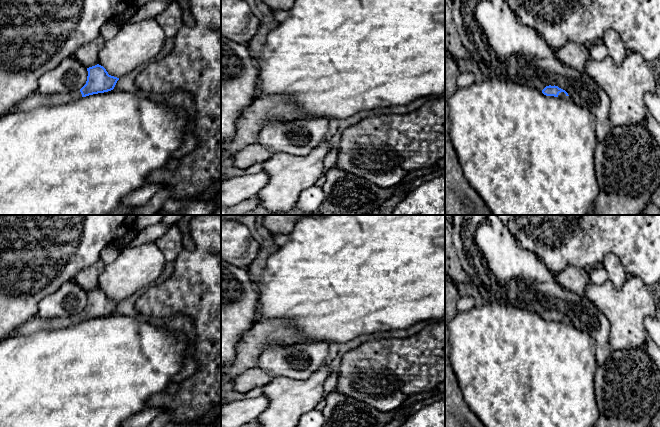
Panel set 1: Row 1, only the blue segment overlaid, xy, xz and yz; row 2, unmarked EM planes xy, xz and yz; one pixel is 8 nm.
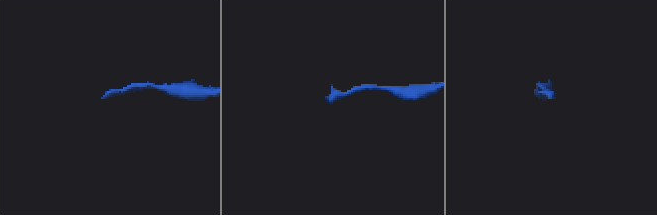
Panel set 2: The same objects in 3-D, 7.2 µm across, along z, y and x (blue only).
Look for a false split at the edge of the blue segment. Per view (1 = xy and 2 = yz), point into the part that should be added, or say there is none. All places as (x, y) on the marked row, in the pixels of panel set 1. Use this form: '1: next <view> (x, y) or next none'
1: next xy (36, 100)
2: next yz (561, 95)

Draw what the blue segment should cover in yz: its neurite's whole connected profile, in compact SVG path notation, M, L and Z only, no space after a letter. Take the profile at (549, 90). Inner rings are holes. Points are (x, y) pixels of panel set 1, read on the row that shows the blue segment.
M546 86L543 90L542 93L546 96L554 96L554 97L559 97L559 98L563 98L566 100L571 100L571 97L568 95L568 93L559 88L558 86Z

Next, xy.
M99 64L87 68L87 71L86 84L80 90L55 94L42 94L36 91L20 102L15 109L30 111L38 107L64 105L82 97L111 91L119 80L119 78L109 75L106 69Z

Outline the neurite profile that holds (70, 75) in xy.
M68 56L40 78L37 91L42 94L78 91L86 84L87 76L87 68L73 56Z

